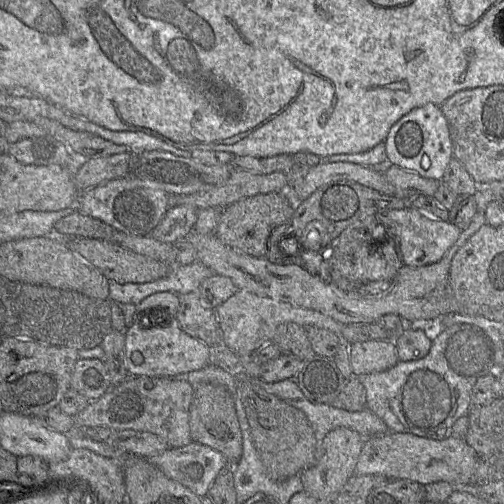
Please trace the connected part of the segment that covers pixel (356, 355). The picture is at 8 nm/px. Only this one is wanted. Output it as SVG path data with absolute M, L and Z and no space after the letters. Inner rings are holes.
M365 340L349 345L349 362L354 376L389 370L398 362L393 340Z

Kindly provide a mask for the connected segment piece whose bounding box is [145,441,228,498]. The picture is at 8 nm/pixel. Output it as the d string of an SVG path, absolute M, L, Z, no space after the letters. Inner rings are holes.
M192 441L181 448L168 448L157 456L145 459L165 476L201 498L207 495L218 473L228 467L225 456L220 452Z

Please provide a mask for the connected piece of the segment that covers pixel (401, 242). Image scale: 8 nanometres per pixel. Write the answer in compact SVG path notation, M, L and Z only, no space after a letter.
M409 204L403 209L387 211L386 216L393 225L393 241L401 264L409 267L422 267L438 262L457 241L461 232L449 221L434 218Z

